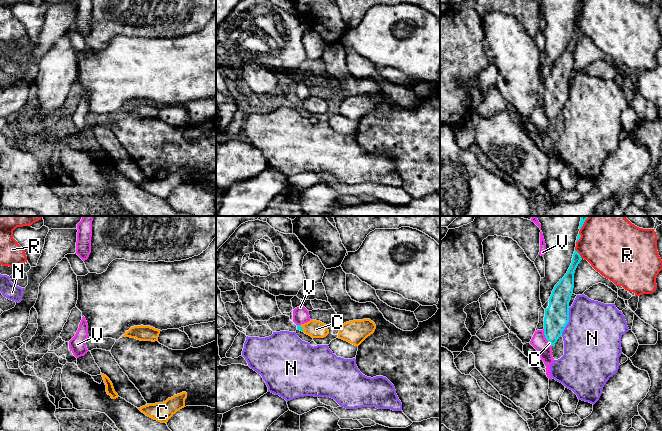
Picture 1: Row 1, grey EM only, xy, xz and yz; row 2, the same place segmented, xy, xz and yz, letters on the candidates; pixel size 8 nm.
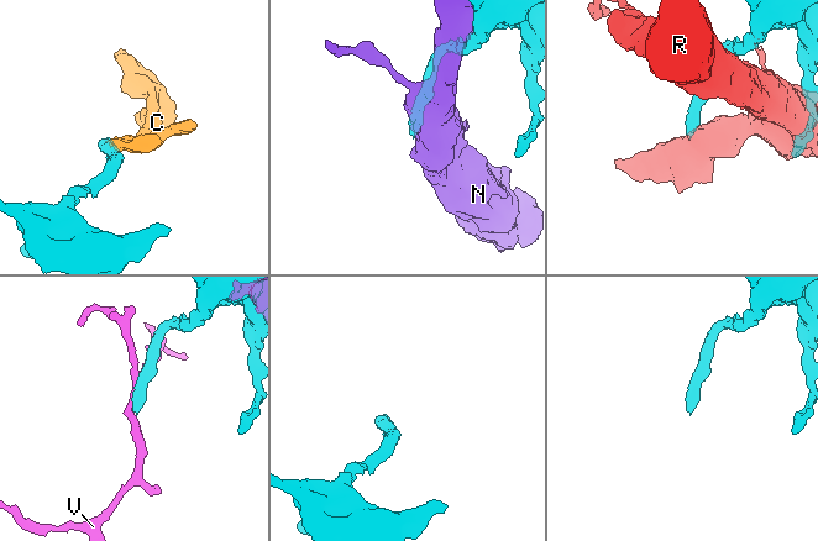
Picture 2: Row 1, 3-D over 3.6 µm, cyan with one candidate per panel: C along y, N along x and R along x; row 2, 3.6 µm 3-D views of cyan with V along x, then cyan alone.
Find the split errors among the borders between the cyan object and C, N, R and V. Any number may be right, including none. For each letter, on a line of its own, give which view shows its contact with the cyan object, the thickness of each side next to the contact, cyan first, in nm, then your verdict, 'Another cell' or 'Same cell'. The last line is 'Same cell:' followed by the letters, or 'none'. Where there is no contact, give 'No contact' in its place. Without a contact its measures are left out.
C: Touches cyan in xz. Thickness 40 nm (cyan) against 140 nm. Same cell
N: Touches cyan in yz. Thickness 190 nm (cyan) against 460 nm. Another cell
R: Touches cyan in yz. Thickness 110 nm (cyan) against 440 nm. Another cell
V: Touches cyan in yz. Thickness 190 nm (cyan) against 120 nm. Another cell
Same cell: C

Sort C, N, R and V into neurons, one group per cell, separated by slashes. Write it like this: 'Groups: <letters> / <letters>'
Groups: C / N / R / V

